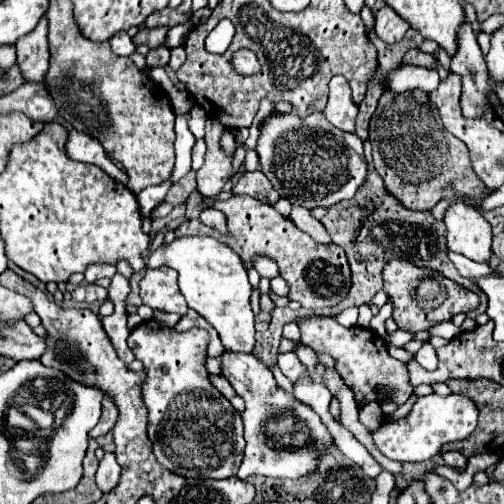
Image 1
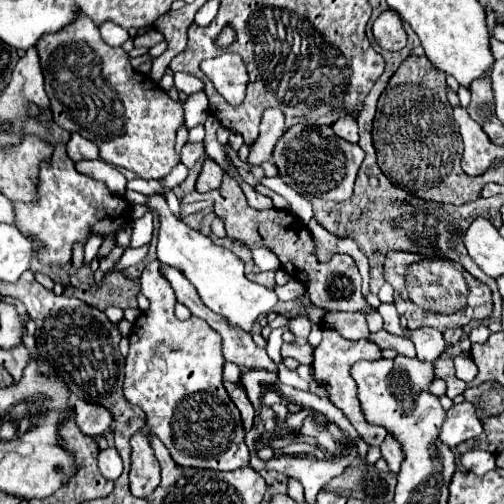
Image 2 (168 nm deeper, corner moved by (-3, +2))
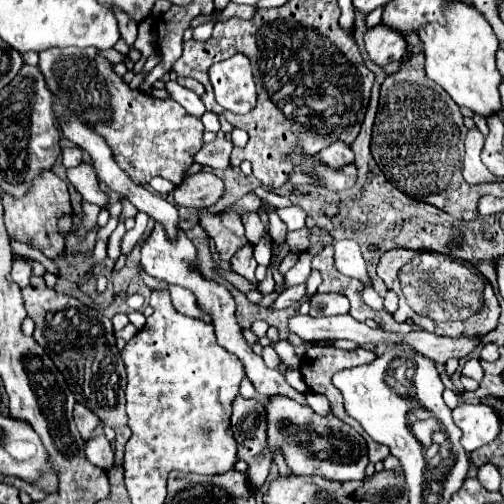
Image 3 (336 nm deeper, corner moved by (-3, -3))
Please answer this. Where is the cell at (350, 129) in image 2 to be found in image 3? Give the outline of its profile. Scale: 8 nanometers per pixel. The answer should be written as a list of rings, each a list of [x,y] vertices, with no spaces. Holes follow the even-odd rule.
[[[332,142],[332,146],[318,152],[318,158],[320,158],[320,162],[324,162],[324,164],[328,164],[332,168],[340,168],[344,164],[354,162],[352,148],[348,144],[344,144],[344,142]]]

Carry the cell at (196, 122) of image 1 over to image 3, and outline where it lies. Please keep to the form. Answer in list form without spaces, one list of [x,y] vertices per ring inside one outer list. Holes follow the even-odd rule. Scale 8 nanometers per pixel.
[[[168,80],[168,82],[166,82],[166,90],[170,92],[170,96],[172,96],[176,102],[180,102],[180,104],[186,108],[188,114],[200,118],[200,116],[206,112],[204,104],[202,104],[202,98],[200,98],[198,94],[194,94],[192,90],[182,88],[178,82]]]

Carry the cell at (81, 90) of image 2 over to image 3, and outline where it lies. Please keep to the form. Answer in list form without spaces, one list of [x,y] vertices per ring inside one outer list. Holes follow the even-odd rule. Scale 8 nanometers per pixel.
[[[48,48],[48,50],[40,52],[38,68],[44,74],[46,86],[54,94],[56,102],[68,106],[70,114],[74,114],[80,122],[84,122],[90,130],[94,130],[96,134],[100,134],[108,142],[108,146],[114,154],[114,162],[122,170],[126,170],[136,184],[146,186],[154,176],[162,176],[176,186],[182,182],[182,174],[192,164],[192,156],[204,144],[202,142],[204,126],[202,126],[200,118],[190,116],[172,98],[160,100],[160,98],[154,98],[150,94],[144,94],[142,90],[132,90],[114,72],[112,62],[106,60],[104,56],[100,56],[96,48]]]

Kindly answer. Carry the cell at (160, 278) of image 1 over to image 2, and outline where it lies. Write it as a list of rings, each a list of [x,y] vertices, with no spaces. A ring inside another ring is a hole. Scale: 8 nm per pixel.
[[[150,261],[146,265],[140,281],[140,291],[148,297],[150,309],[136,319],[130,333],[124,397],[128,403],[146,413],[142,433],[130,439],[130,491],[134,497],[142,499],[148,497],[160,483],[160,467],[146,435],[154,435],[164,441],[172,459],[184,467],[232,471],[248,465],[250,455],[244,443],[240,413],[224,389],[222,367],[226,359],[222,355],[220,335],[204,321],[176,319],[176,297],[172,287],[164,281],[164,277],[160,277],[158,261]]]

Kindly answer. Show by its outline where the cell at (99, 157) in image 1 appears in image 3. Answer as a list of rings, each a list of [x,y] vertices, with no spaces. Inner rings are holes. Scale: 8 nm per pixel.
[[[78,146],[64,148],[64,150],[62,150],[62,162],[64,162],[66,168],[78,166],[78,164],[82,162],[82,148],[78,148]]]

